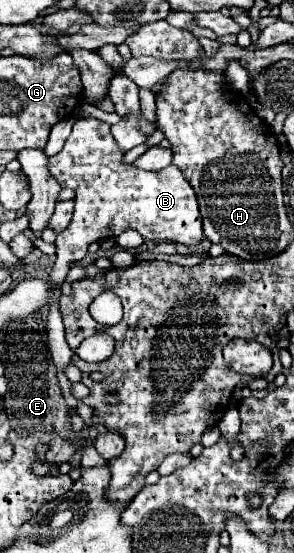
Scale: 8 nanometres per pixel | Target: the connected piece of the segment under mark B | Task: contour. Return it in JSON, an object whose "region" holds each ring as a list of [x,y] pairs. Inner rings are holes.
{"region":[[[79,119],[73,125],[73,131],[69,139],[65,141],[65,147],[53,155],[47,163],[51,177],[59,181],[61,187],[69,187],[75,191],[75,211],[69,227],[57,235],[57,259],[65,263],[77,263],[83,261],[87,255],[87,247],[95,241],[117,237],[125,229],[135,229],[141,233],[145,241],[169,241],[169,243],[183,243],[183,245],[197,245],[203,239],[203,227],[201,227],[201,213],[197,205],[197,195],[189,181],[181,175],[181,171],[171,165],[169,169],[161,171],[143,171],[139,167],[133,167],[123,161],[123,151],[115,145],[115,139],[111,137],[111,129],[107,123],[101,123],[97,119]]]}

